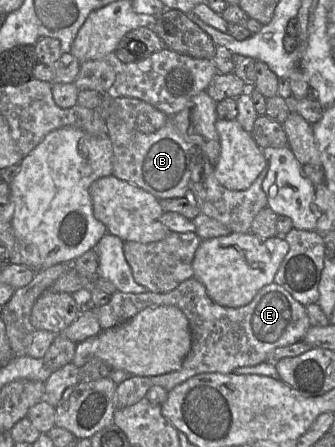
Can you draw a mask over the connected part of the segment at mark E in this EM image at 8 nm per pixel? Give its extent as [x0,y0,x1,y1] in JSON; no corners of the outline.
[93,277,311,410]

